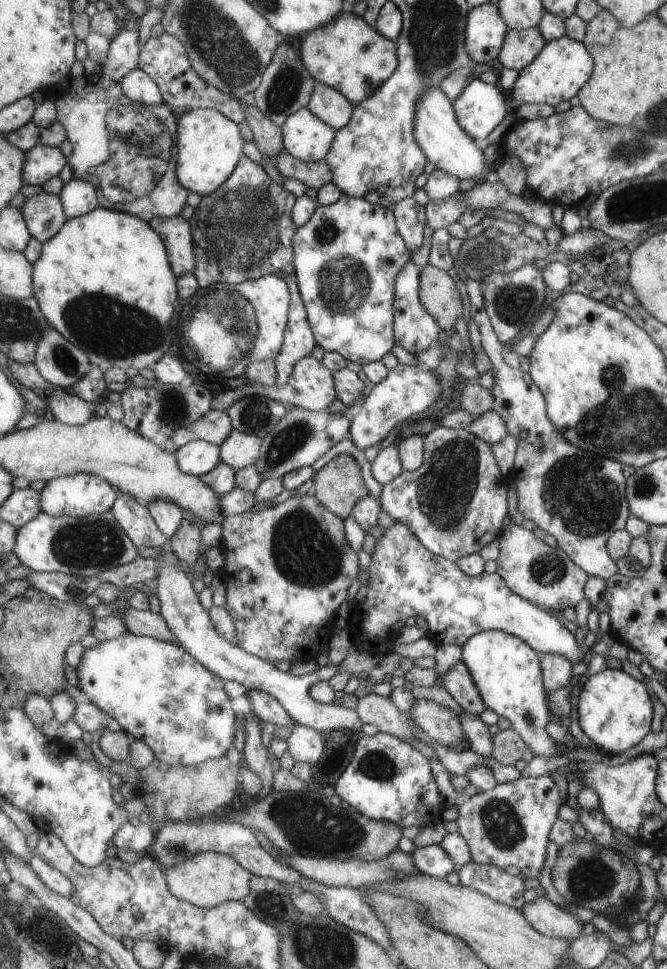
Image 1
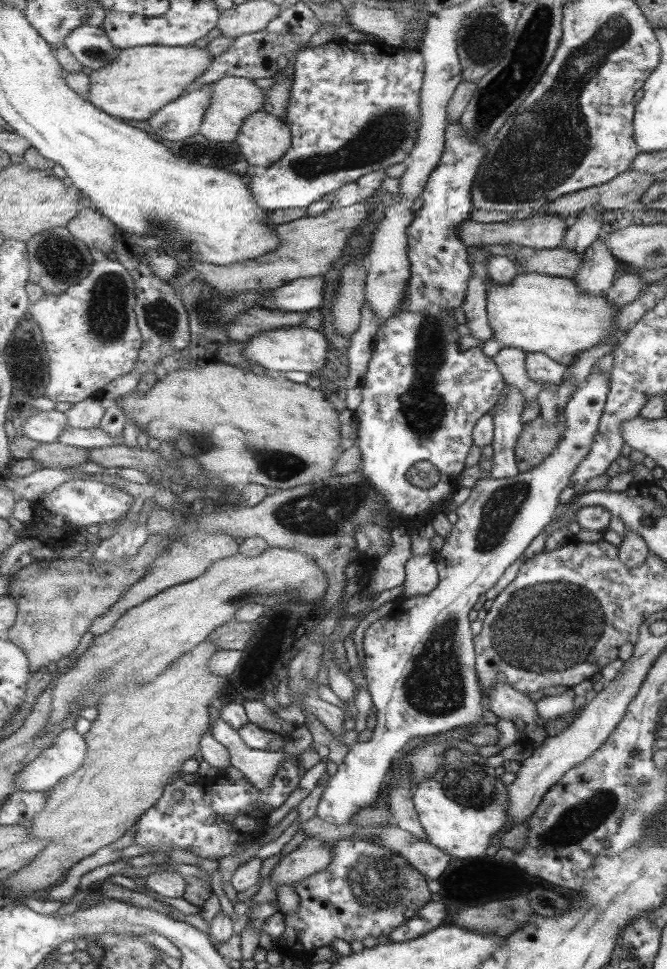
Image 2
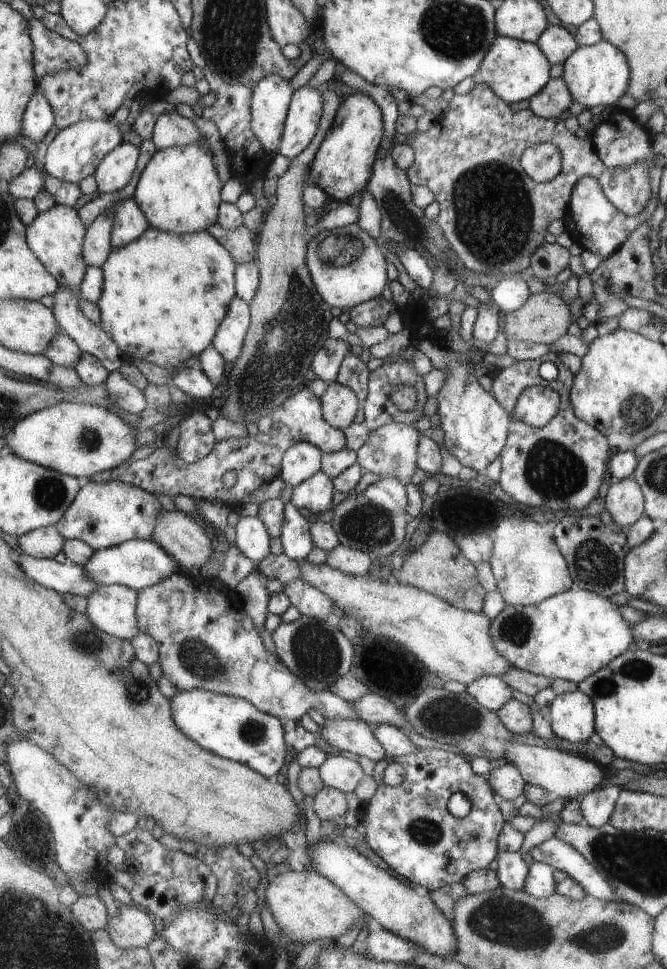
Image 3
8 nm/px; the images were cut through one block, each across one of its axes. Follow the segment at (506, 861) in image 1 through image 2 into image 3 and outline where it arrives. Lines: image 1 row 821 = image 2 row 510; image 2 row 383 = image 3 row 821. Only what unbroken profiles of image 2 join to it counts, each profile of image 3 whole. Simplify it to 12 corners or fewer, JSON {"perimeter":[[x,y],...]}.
{"perimeter":[[608,785],[581,798],[584,824],[608,824],[621,786]]}

